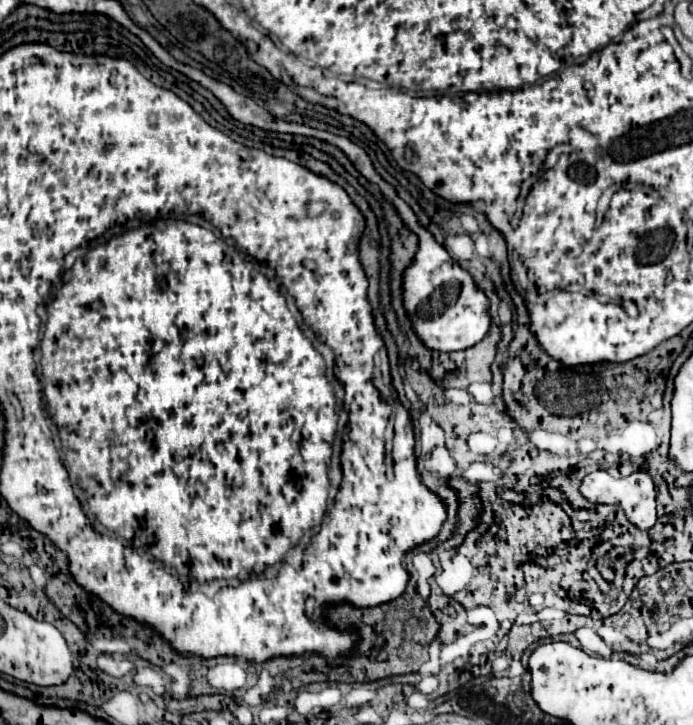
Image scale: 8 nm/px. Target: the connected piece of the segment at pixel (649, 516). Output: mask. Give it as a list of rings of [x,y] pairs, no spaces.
[[[647,469],[635,471],[629,477],[615,479],[607,471],[595,471],[583,477],[581,481],[581,495],[589,499],[591,503],[609,503],[609,505],[619,505],[629,521],[639,527],[639,529],[651,529],[657,521],[655,483],[653,477]]]

